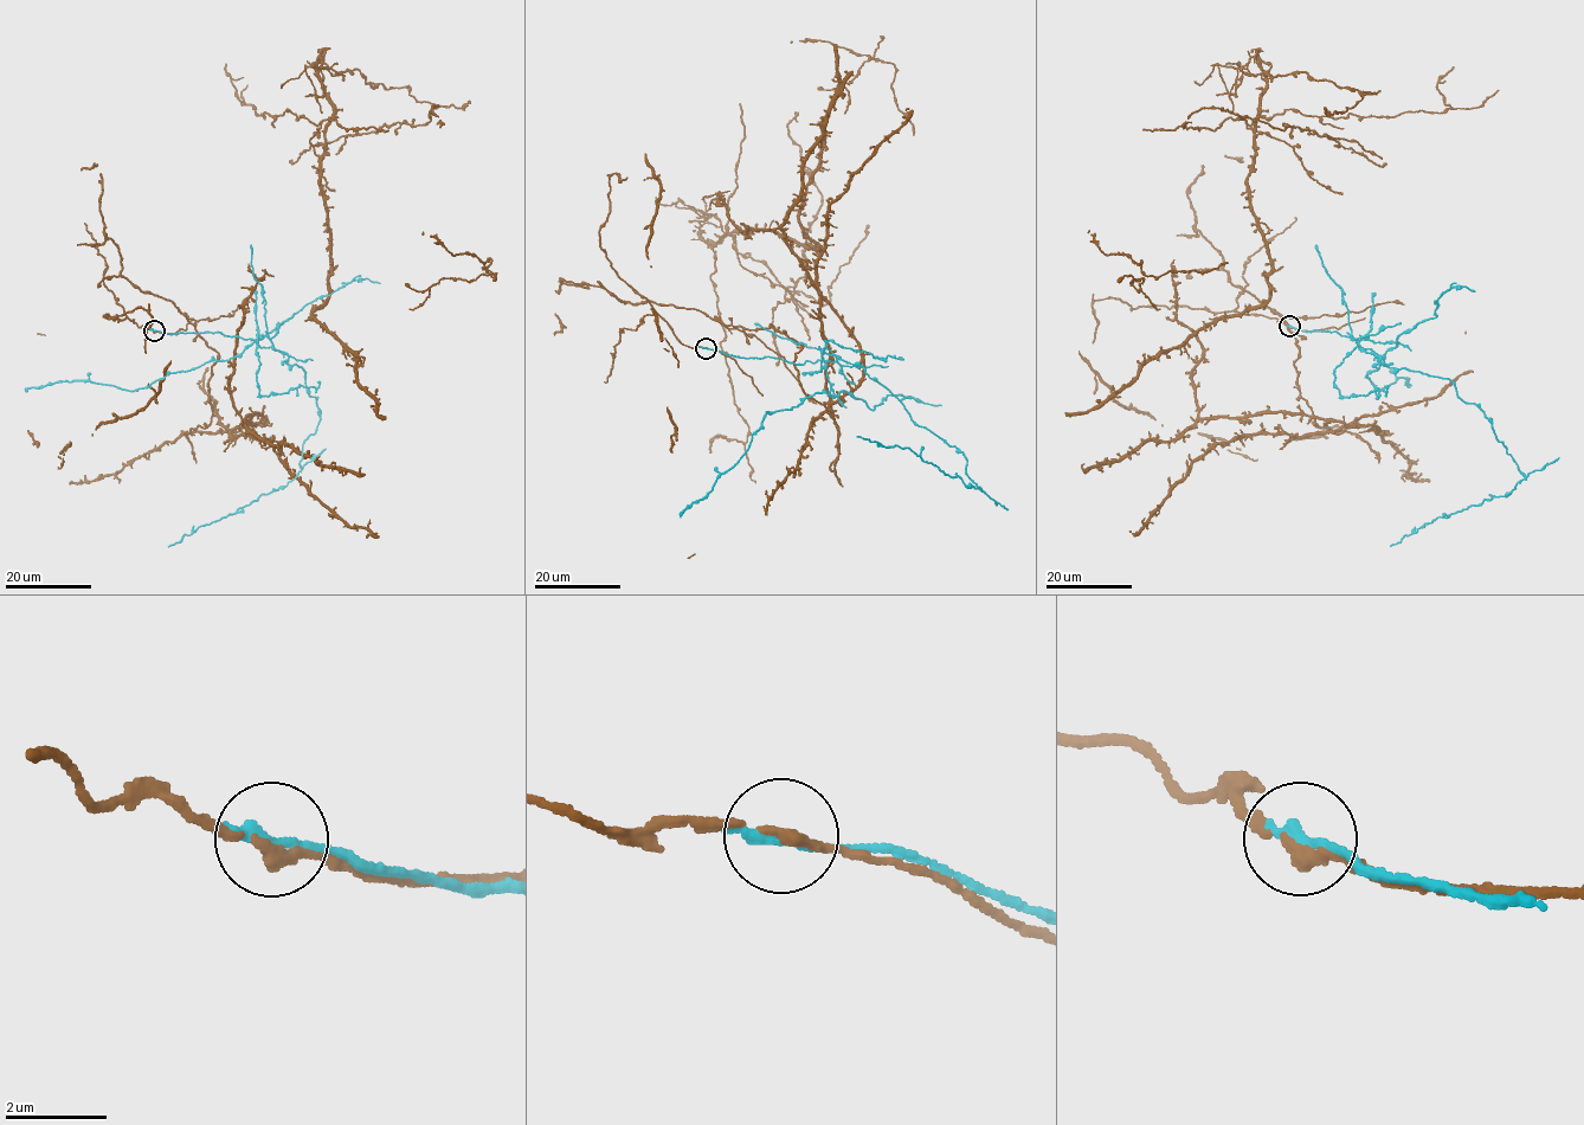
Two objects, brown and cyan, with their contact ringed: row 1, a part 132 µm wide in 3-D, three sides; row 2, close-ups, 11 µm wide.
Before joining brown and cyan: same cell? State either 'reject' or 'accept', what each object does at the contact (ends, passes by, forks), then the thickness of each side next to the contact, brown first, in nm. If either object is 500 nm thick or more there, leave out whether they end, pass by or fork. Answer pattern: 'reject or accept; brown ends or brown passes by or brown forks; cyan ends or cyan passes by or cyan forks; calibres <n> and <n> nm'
reject; brown passes by; cyan ends; calibres 200 and 280 nm

